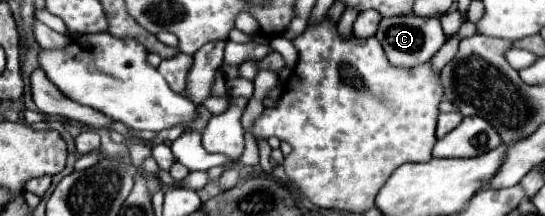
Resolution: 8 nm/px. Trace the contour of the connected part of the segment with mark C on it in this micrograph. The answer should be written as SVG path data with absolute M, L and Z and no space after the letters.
M393 16L383 18L375 32L377 40L381 42L389 62L395 66L415 66L417 62L427 62L447 40L439 18L429 16Z

